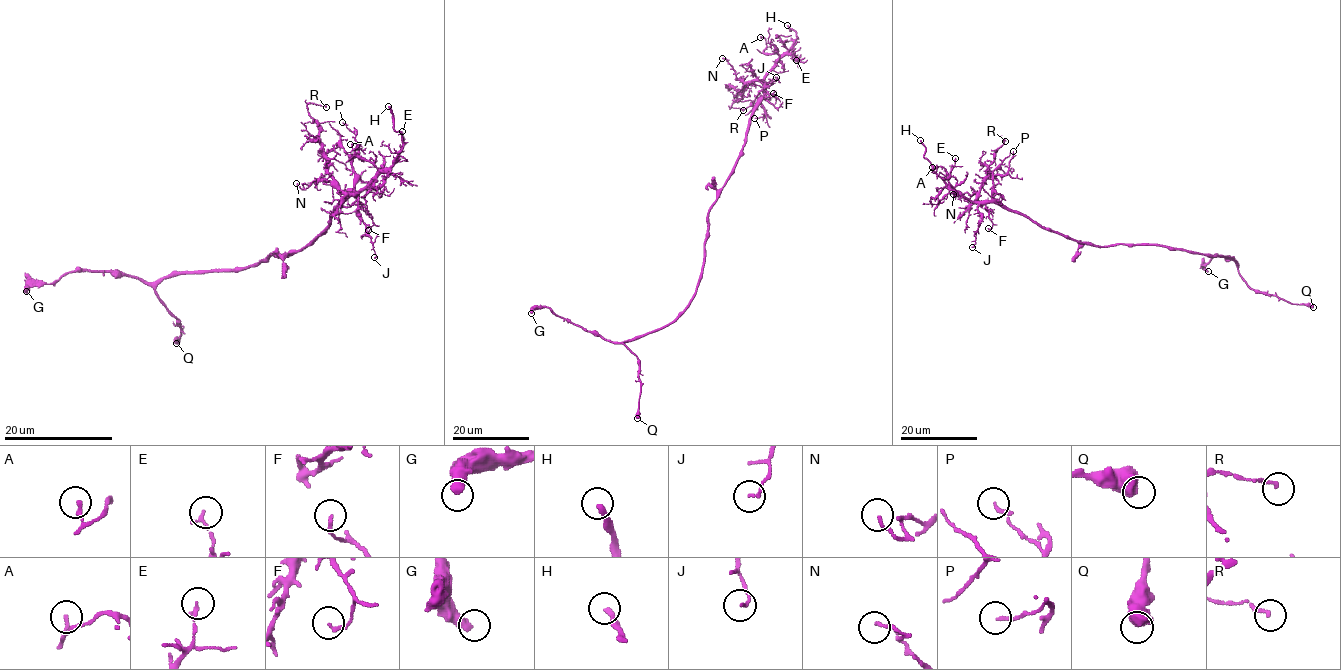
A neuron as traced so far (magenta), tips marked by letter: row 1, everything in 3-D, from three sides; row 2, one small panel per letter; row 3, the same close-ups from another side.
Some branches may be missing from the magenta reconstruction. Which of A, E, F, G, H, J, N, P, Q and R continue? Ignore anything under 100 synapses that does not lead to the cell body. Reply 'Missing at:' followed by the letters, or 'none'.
Missing at: H

